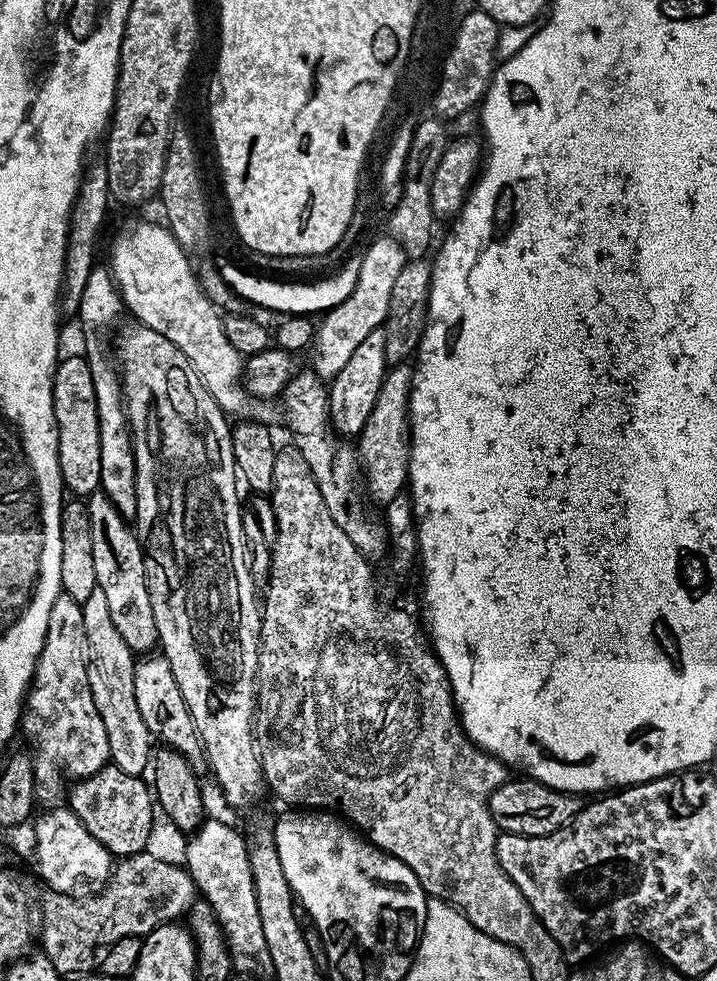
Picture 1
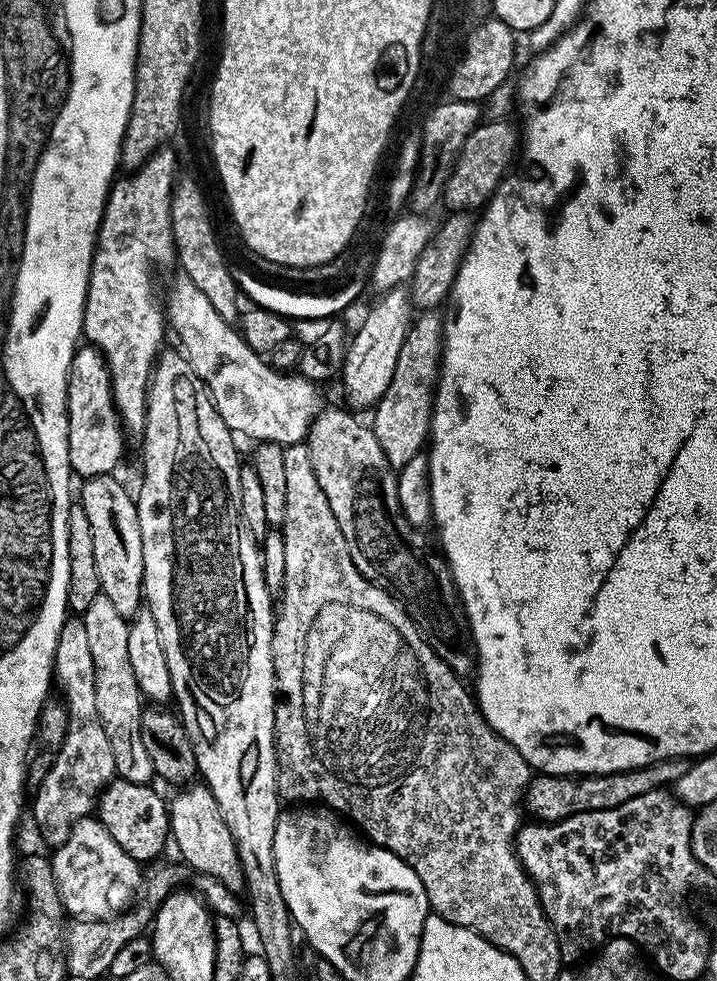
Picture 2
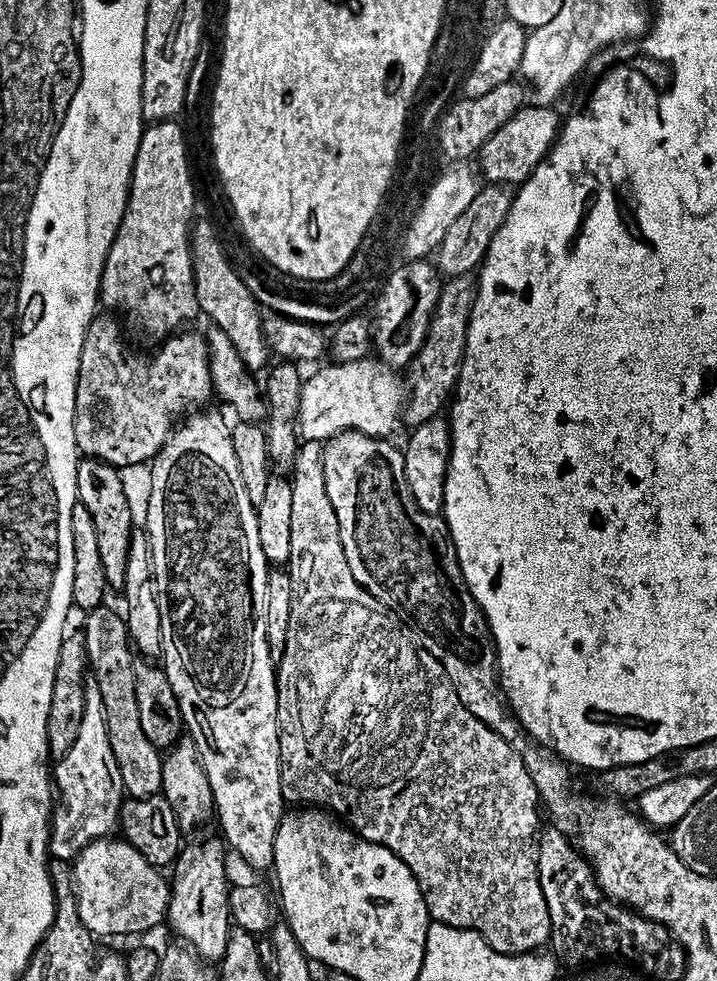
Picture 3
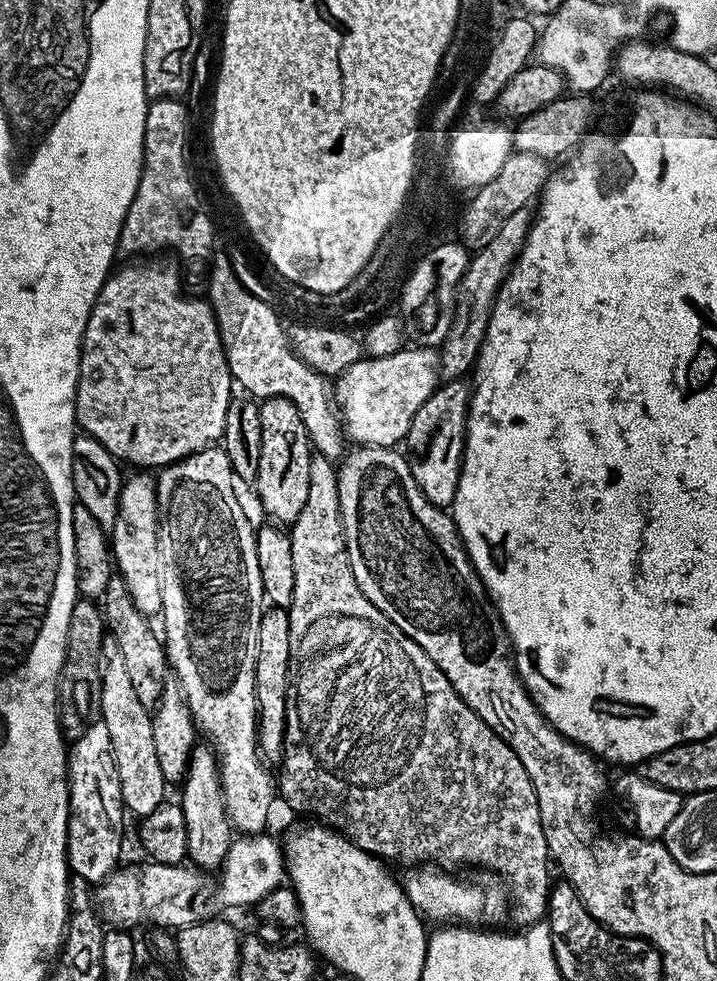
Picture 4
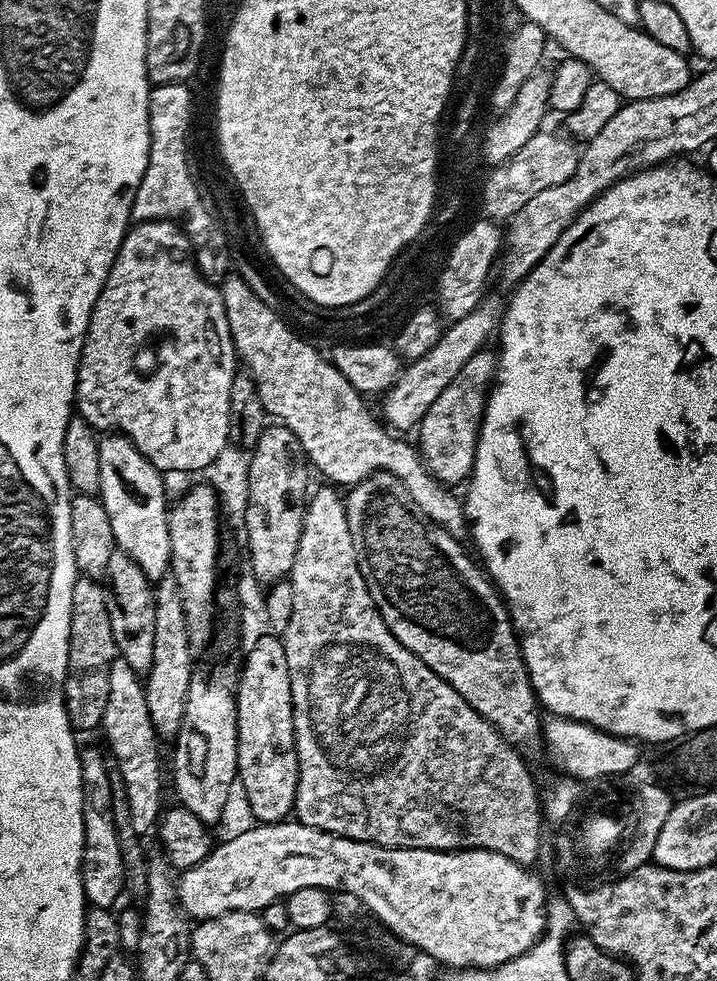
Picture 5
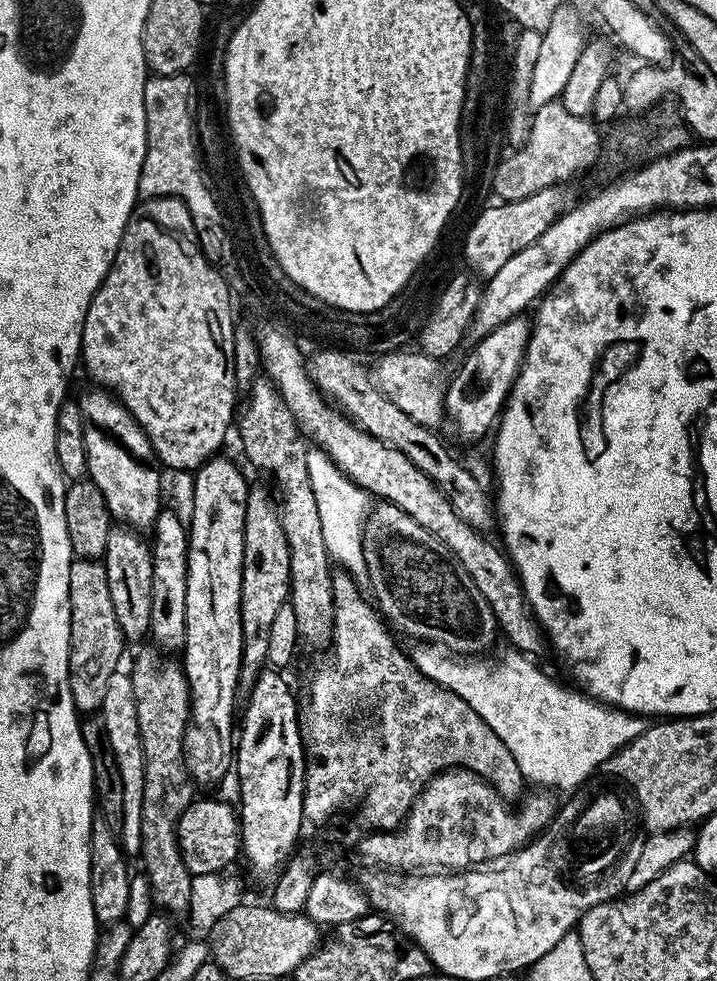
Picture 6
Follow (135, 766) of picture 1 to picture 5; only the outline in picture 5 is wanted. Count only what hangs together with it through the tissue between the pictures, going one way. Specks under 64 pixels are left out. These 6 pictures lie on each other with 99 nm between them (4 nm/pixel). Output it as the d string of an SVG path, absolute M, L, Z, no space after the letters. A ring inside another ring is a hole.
M119 658L110 666L110 699L106 702L106 714L102 733L108 739L107 751L111 759L120 760L120 776L124 779L124 792L128 795L128 812L132 815L132 828L136 832L148 832L157 827L160 808L160 748L154 726L150 722L150 710L146 710L146 694L141 677L130 665Z

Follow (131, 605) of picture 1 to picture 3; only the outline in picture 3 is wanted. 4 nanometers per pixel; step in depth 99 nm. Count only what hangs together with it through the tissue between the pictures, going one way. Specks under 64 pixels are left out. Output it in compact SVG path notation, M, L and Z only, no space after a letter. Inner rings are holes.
M84 458L76 465L76 494L78 502L90 510L94 518L94 531L98 534L98 554L102 557L102 566L106 574L109 589L120 590L126 578L126 562L130 554L132 508L128 505L128 492L120 481L121 473L104 460Z

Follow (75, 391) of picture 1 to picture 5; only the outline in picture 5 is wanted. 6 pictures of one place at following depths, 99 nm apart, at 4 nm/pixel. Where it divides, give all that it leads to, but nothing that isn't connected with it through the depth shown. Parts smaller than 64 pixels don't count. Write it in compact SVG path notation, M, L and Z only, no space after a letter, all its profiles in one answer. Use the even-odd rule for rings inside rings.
M141 220L129 227L124 233L124 240L112 263L110 274L106 278L104 288L98 294L98 302L94 302L94 310L90 314L88 333L84 339L84 349L80 355L80 365L76 371L75 411L92 428L104 434L125 436L142 455L161 473L196 472L203 473L204 468L214 462L222 449L230 444L228 427L230 426L230 384L238 371L236 347L230 334L230 326L226 322L226 306L222 306L222 294L219 287L205 280L196 269L196 257L192 243L183 231L176 229L171 220Z

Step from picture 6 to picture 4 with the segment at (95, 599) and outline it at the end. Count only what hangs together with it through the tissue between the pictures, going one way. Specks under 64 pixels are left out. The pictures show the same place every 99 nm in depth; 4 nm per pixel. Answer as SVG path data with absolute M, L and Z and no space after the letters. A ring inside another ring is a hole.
M88 598L77 599L74 610L70 610L64 665L60 671L60 681L56 684L56 707L60 717L60 730L69 741L79 738L84 733L86 725L93 719L94 697L102 690L100 647L105 635L106 625L101 605Z

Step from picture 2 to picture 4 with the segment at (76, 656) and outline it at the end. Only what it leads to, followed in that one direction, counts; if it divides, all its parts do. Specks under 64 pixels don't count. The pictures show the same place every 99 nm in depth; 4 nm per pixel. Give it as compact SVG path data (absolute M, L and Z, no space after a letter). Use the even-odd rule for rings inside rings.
M92 722L84 733L71 741L68 753L68 867L73 877L86 878L89 886L95 886L115 872L121 863L120 851L124 848L124 816L126 809L122 798L122 786L118 782L118 766L112 757L110 730L102 722Z

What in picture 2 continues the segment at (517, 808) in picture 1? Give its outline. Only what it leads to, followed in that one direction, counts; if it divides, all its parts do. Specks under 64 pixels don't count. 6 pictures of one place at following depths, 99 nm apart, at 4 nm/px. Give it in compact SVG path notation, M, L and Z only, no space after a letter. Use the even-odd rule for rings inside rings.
M684 758L659 760L641 768L631 768L625 772L611 772L601 776L546 776L533 775L524 790L522 808L533 821L541 824L557 824L574 814L586 814L590 810L614 810L630 798L650 794L650 790L667 789L686 774L689 761Z

